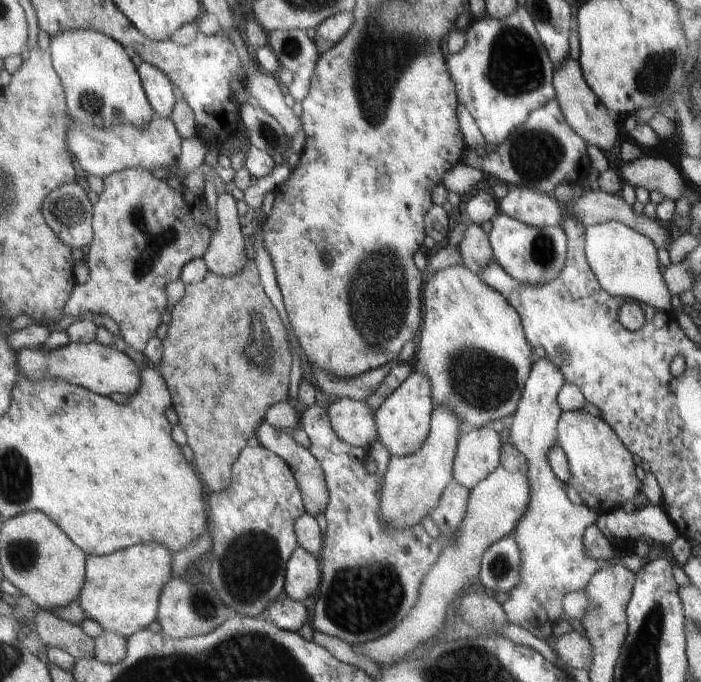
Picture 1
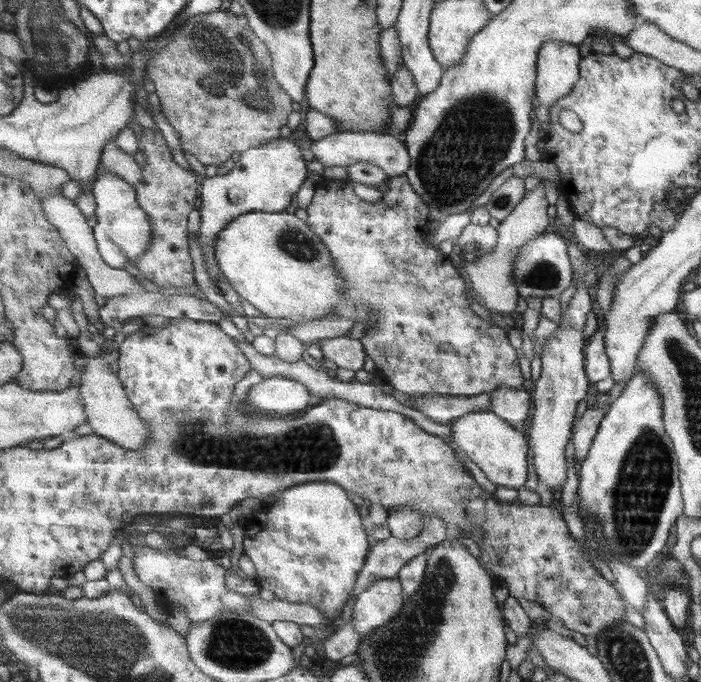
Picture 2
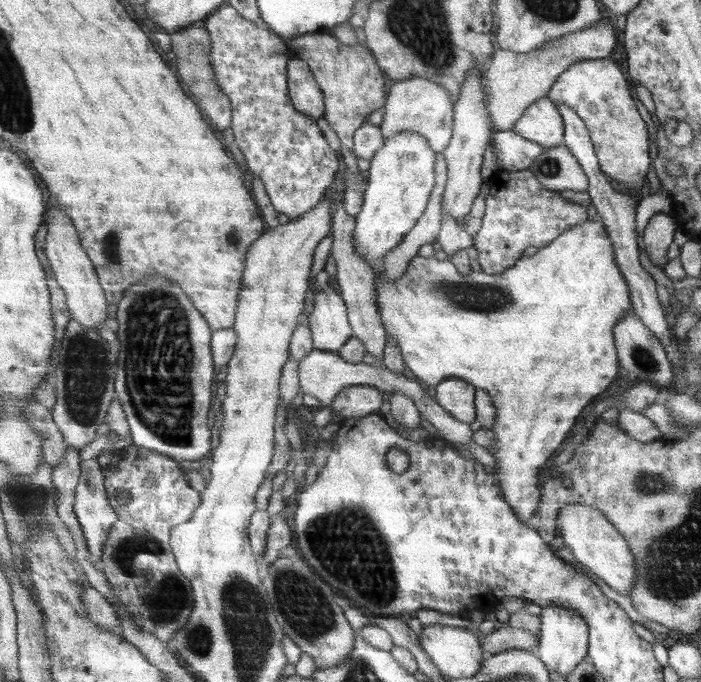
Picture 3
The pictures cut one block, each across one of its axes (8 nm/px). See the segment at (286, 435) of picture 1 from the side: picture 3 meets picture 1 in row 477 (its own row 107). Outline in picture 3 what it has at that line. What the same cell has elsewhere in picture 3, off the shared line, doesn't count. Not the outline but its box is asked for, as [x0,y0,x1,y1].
[288,58,326,120]

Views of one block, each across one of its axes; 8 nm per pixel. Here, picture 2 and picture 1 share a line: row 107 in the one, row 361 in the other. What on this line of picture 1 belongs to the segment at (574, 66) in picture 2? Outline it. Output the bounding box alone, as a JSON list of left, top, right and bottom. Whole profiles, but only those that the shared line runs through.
[499,357,656,640]

